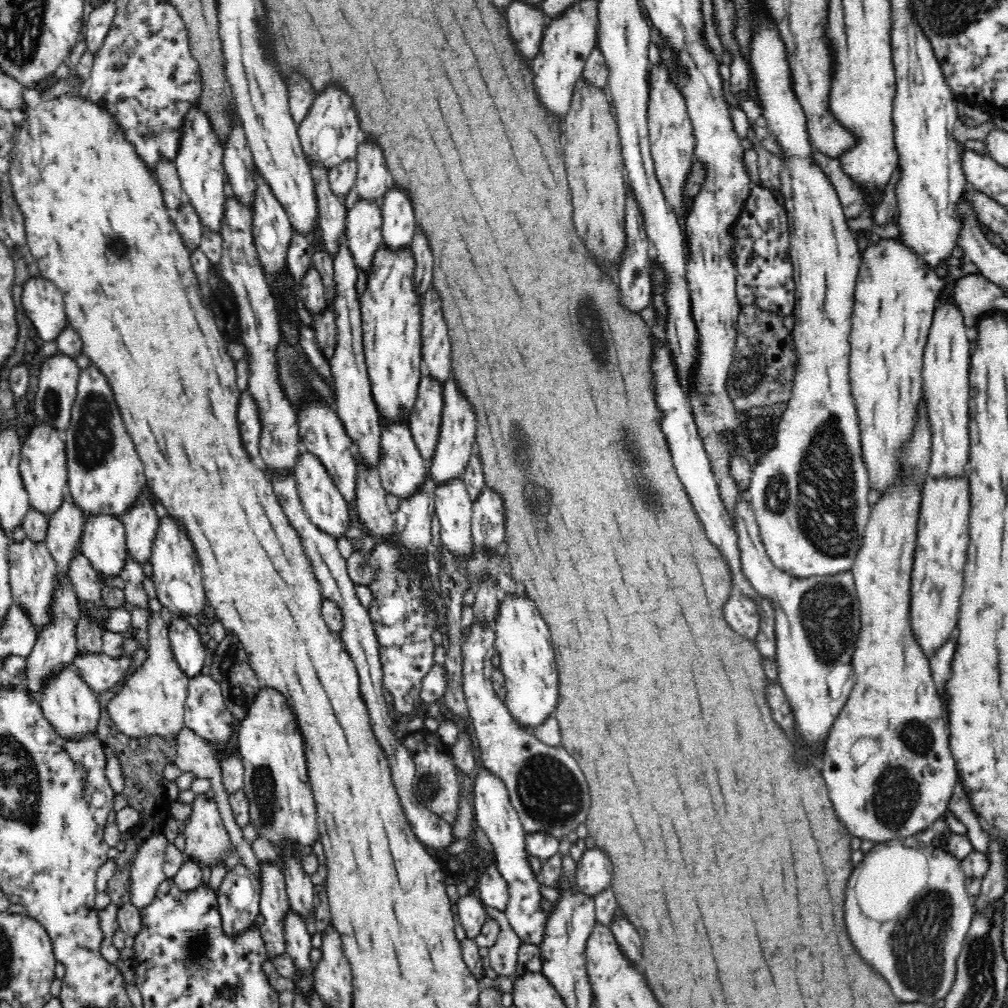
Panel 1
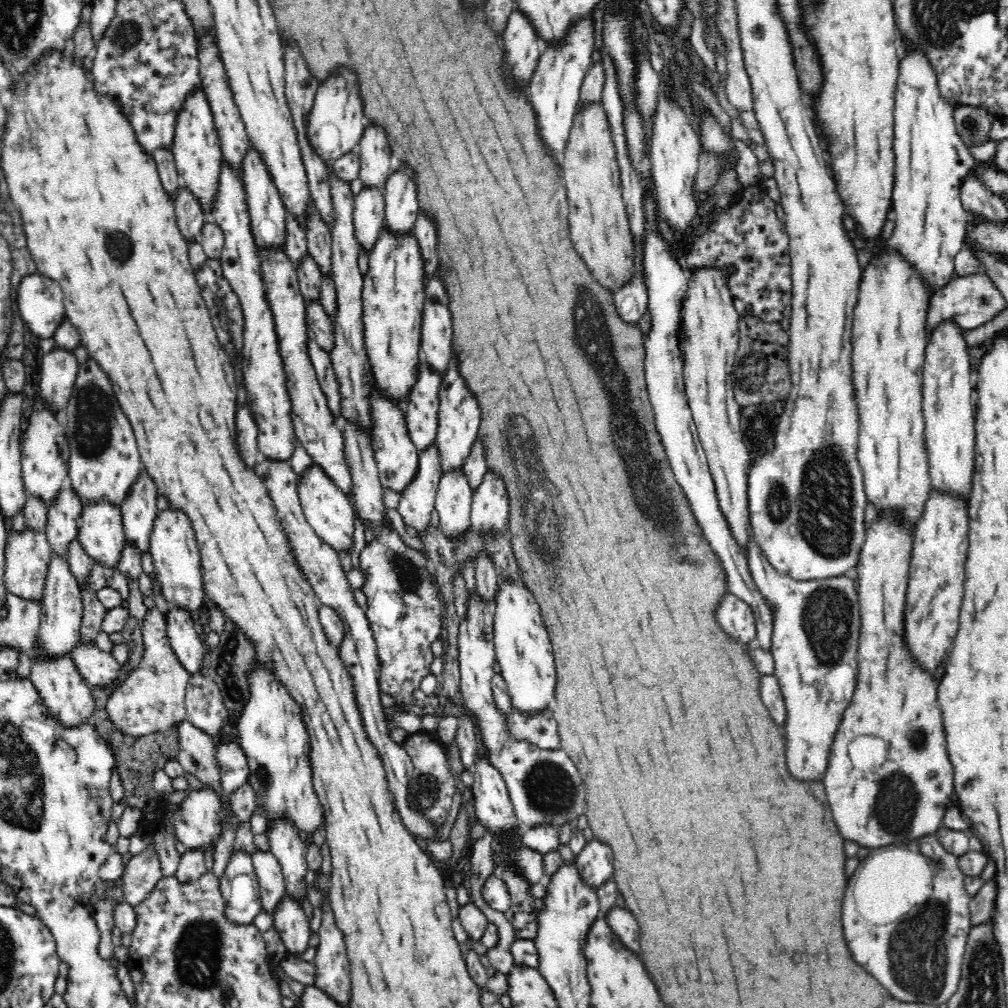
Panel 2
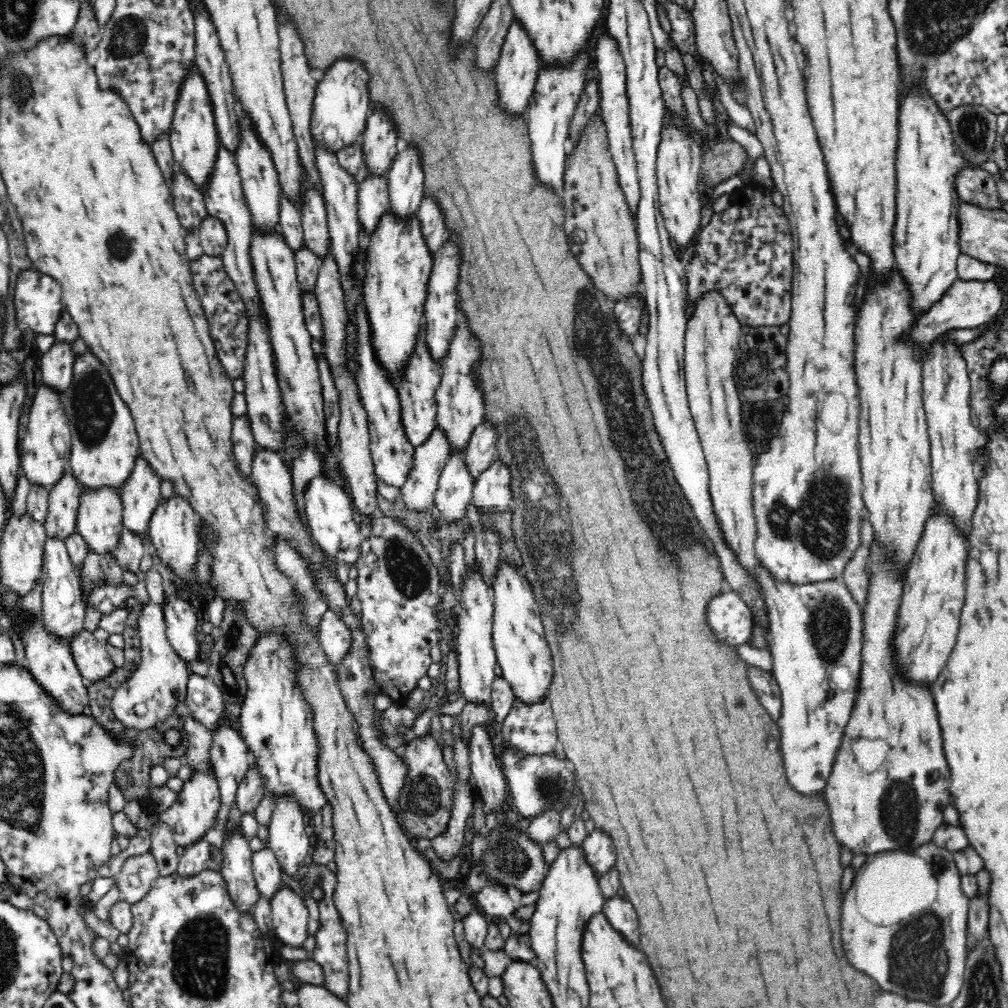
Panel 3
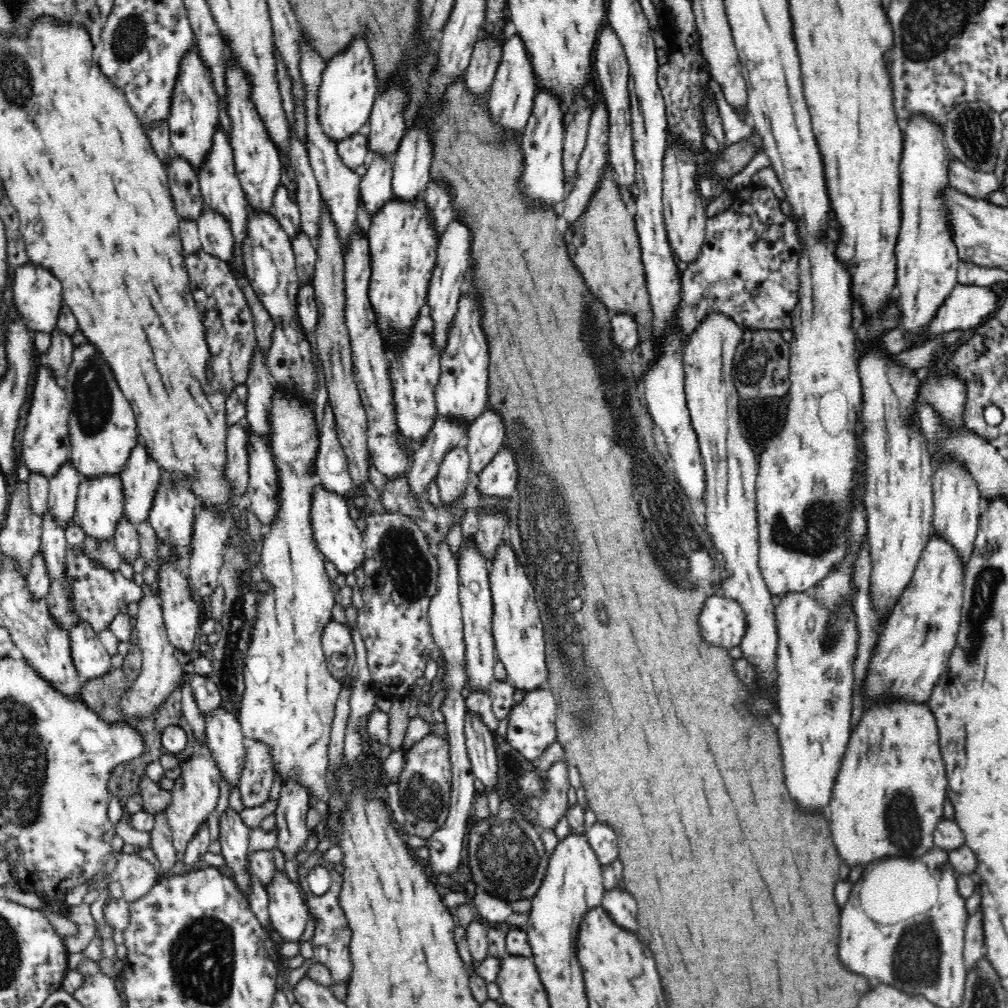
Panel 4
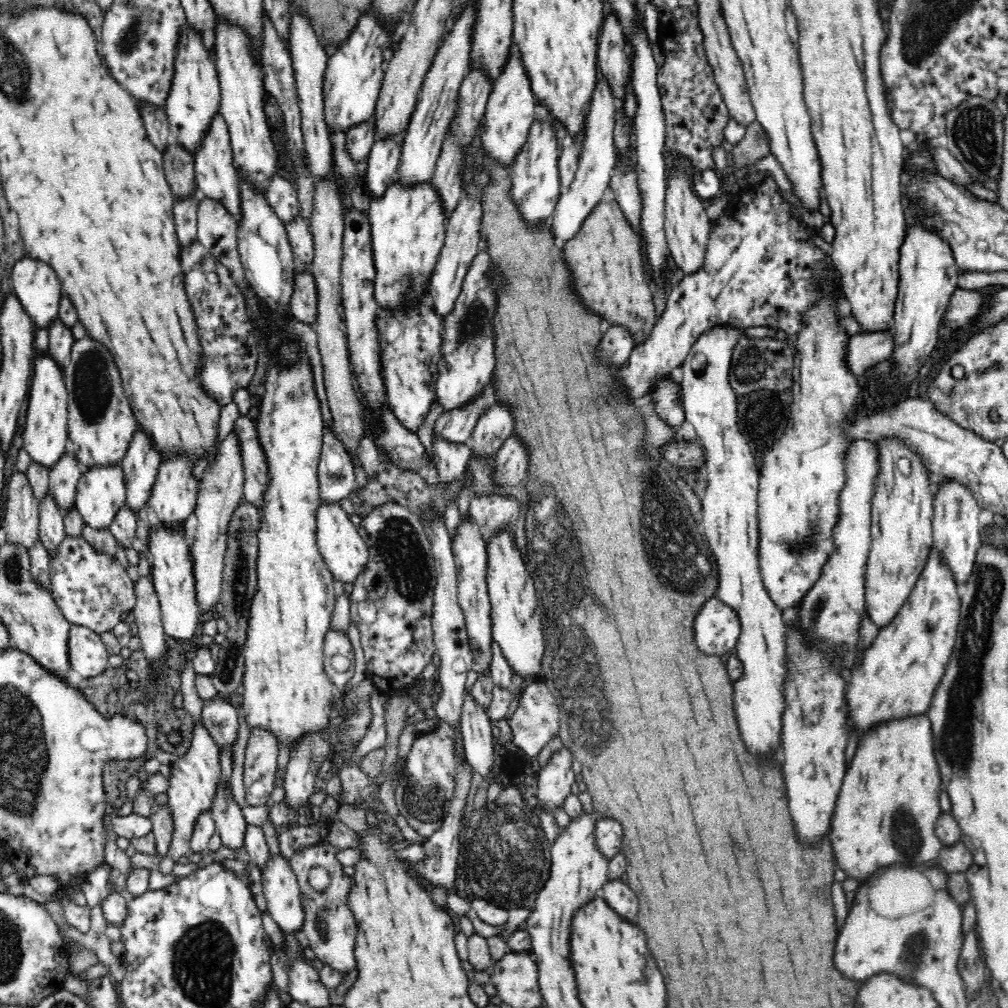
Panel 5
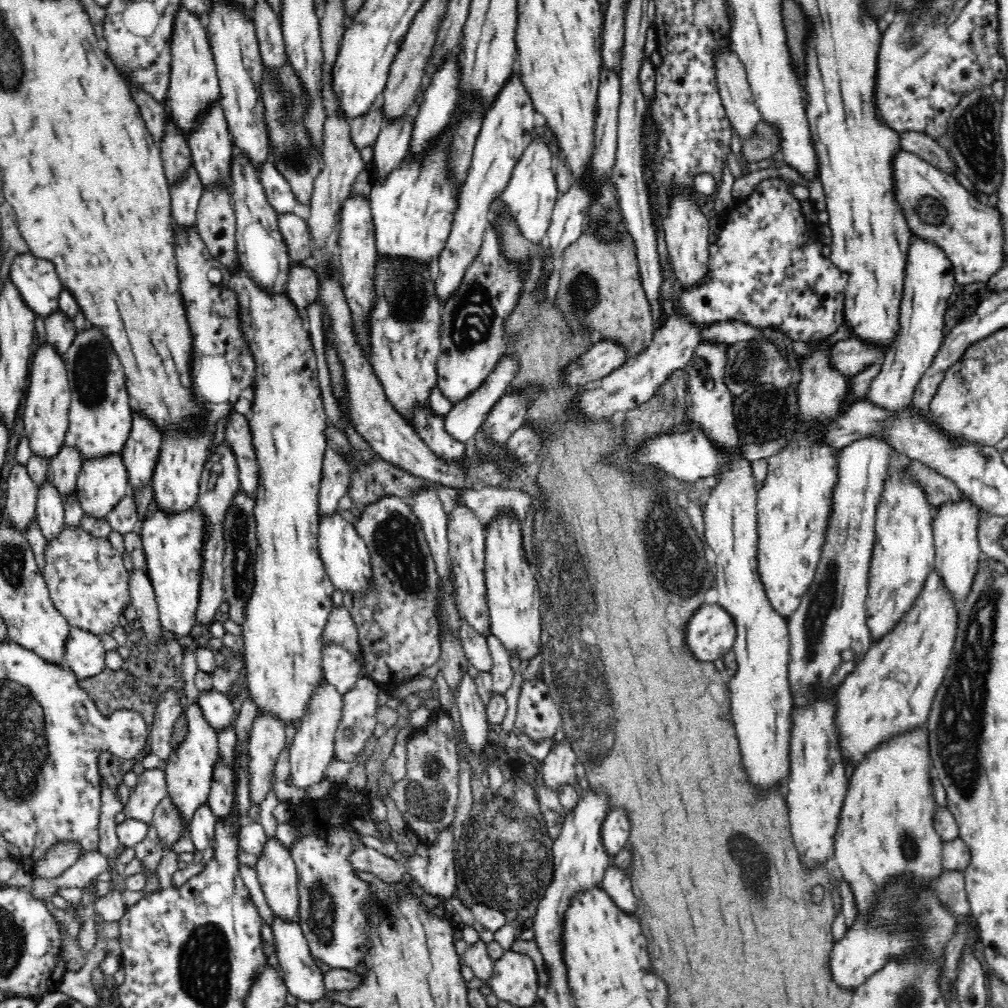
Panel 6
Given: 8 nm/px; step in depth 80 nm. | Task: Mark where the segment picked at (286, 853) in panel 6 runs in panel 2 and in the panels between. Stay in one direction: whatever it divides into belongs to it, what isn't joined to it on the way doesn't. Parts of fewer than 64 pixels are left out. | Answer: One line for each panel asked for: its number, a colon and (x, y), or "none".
2: (291, 922)
3: (290, 916)
4: (289, 913)
5: (282, 892)

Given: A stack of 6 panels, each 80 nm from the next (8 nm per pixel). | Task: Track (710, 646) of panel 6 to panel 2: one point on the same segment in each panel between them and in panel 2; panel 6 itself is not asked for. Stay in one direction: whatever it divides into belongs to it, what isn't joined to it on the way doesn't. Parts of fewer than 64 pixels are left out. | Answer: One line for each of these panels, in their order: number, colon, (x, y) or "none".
2: (737, 616)
3: (732, 619)
4: (724, 620)
5: (718, 627)

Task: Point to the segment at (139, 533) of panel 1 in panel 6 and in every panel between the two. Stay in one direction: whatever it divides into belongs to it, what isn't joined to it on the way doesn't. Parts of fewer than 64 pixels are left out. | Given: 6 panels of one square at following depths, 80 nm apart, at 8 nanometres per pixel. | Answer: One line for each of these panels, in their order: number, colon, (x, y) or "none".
2: (139, 512)
3: (140, 496)
4: (141, 479)
5: (141, 465)
6: (143, 448)

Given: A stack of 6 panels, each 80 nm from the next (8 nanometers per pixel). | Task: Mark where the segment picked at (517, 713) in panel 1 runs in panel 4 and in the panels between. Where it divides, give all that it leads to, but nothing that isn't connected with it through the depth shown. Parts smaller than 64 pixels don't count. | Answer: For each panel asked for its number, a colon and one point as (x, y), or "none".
2: (523, 649)
3: (519, 639)
4: (518, 634)

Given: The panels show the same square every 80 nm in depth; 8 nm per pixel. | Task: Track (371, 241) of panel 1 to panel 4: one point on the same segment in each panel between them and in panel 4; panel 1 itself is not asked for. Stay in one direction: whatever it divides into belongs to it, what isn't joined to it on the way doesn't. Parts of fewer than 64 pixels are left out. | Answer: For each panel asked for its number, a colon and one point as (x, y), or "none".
2: (368, 220)
3: (372, 199)
4: (375, 189)

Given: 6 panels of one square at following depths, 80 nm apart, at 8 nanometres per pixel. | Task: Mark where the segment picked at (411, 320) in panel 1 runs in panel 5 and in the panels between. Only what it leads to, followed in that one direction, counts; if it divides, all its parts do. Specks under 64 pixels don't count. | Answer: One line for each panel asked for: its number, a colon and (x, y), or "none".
2: (393, 294)
3: (398, 264)
4: (402, 245)
5: (407, 226)

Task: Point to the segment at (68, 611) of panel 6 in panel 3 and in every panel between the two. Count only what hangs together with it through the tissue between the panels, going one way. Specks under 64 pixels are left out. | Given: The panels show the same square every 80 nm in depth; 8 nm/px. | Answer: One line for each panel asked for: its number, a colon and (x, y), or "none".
3: (107, 598)
4: (98, 595)
5: (91, 590)

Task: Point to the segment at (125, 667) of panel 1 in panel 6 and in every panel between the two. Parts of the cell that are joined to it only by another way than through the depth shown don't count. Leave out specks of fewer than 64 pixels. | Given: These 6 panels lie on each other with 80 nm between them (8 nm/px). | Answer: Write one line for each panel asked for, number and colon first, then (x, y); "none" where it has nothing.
2: (99, 668)
3: (91, 658)
4: (91, 659)
5: (88, 656)
6: (85, 655)

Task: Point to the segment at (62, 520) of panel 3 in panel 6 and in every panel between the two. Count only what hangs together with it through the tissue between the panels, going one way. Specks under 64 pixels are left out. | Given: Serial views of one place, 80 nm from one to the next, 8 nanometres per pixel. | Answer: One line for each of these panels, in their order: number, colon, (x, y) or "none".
4: (63, 490)
5: (64, 476)
6: (64, 470)

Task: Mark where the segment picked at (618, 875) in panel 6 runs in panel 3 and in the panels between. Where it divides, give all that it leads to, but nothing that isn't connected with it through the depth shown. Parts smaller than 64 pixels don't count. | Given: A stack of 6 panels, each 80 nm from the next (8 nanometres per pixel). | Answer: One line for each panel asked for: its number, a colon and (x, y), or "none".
3: (621, 916)
4: (620, 907)
5: (618, 897)

